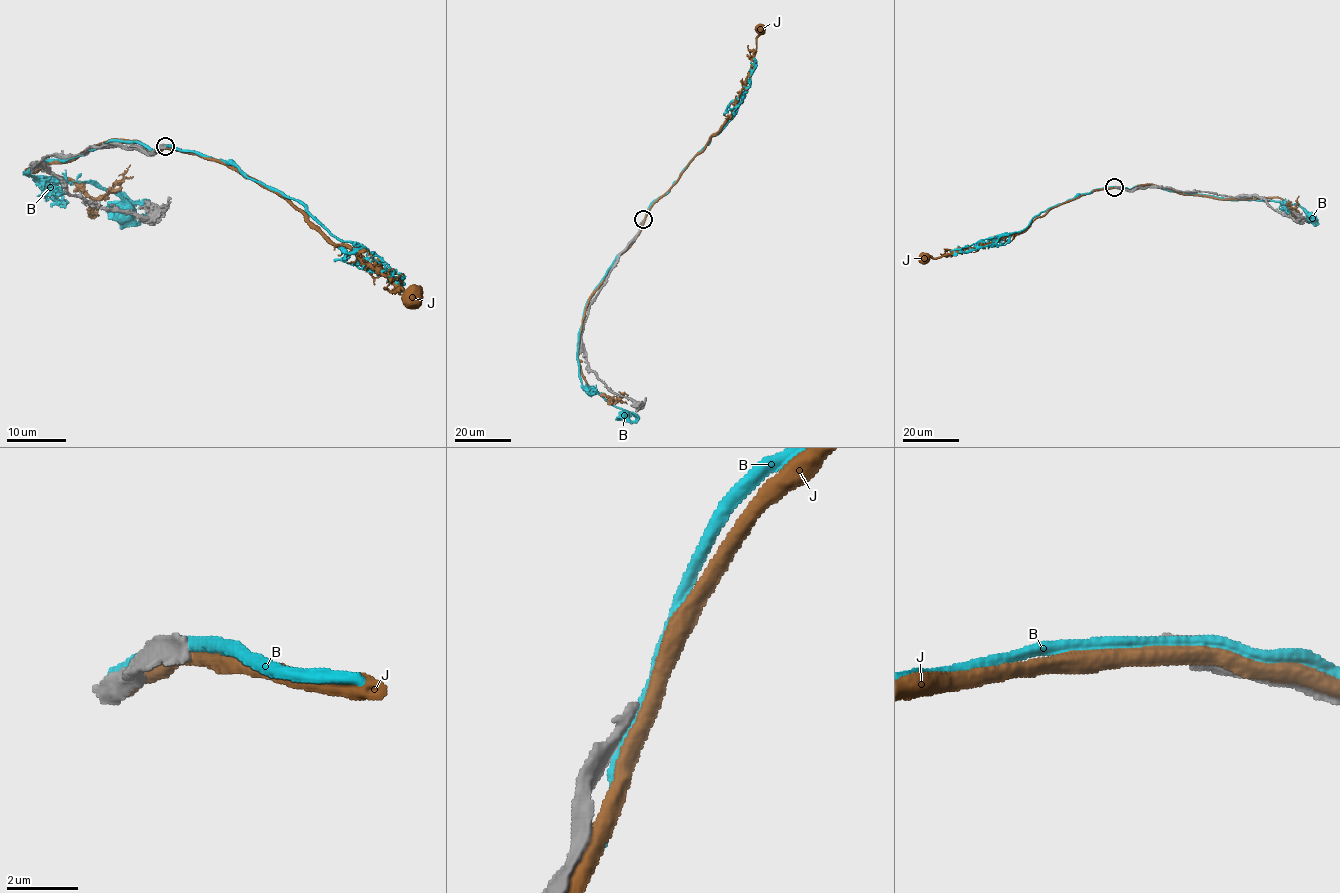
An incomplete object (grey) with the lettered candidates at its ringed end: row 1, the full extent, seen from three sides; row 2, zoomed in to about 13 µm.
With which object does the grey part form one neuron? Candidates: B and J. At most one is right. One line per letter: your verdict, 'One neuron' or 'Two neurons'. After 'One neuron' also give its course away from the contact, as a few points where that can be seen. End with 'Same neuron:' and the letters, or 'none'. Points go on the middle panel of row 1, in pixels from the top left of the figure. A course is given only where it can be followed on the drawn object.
B: Two neurons
J: Two neurons
Same neuron: none

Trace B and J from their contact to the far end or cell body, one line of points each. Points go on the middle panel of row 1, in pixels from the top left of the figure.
B: (643, 221), (639, 235), (618, 255), (587, 302), (578, 351), (581, 383), (639, 418), (632, 412)
J: (643, 221), (646, 212), (732, 112), (753, 65), (760, 28)

